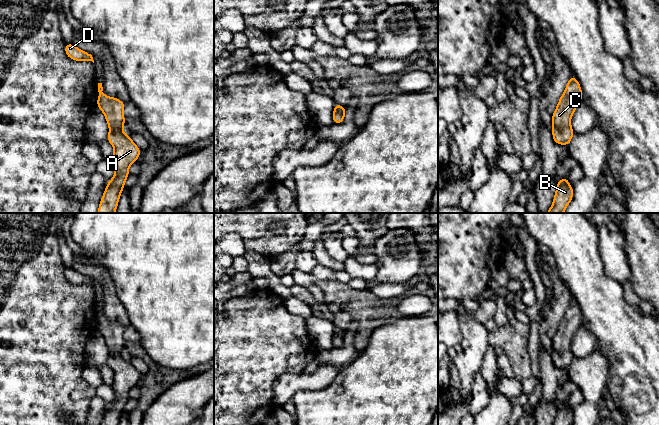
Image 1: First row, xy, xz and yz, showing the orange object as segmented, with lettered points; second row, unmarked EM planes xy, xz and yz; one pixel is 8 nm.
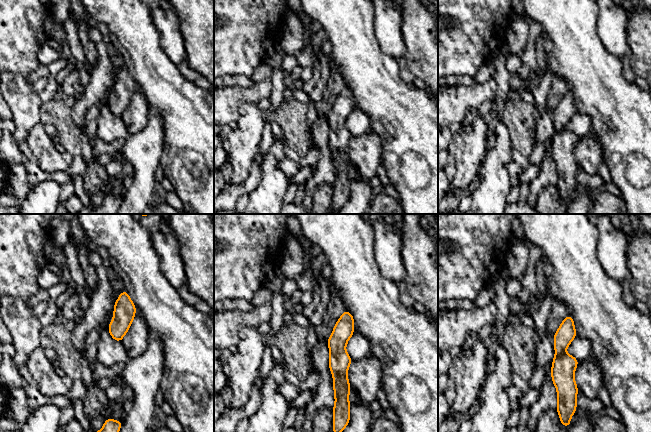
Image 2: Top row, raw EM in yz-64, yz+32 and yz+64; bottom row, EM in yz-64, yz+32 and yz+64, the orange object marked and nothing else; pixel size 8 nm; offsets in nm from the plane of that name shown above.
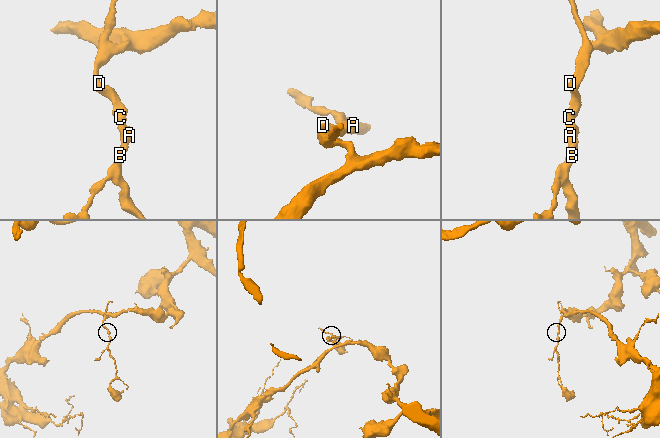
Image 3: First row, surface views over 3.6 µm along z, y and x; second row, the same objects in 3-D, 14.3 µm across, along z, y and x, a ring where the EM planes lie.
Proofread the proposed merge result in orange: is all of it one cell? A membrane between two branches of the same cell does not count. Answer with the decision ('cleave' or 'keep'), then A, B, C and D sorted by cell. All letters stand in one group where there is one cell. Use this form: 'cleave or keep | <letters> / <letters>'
keep | A B C D

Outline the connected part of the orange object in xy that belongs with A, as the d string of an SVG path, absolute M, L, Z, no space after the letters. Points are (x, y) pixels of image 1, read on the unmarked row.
M98 307L97 331L104 337L110 352L107 364L114 371L113 389L115 399L108 405L101 425L119 425L124 407L129 400L128 392L136 386L142 376L131 364L131 361L121 354L126 346L123 339L126 328L118 322L104 319L102 315L102 307Z

